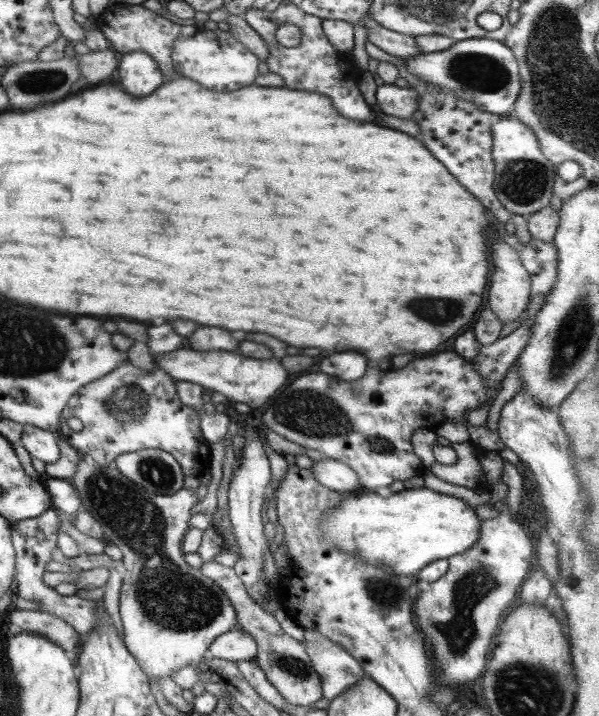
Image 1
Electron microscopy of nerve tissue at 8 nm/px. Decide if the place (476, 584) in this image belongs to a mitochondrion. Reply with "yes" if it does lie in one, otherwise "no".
yes

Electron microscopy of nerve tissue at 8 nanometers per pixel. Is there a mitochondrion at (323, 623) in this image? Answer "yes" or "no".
no

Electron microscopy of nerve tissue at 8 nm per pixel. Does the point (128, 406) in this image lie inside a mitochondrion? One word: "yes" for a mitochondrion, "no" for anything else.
yes

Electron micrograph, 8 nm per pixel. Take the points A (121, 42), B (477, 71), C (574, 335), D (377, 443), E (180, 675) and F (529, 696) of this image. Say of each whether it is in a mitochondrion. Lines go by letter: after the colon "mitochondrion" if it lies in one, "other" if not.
A: other
B: mitochondrion
C: mitochondrion
D: mitochondrion
E: other
F: mitochondrion

